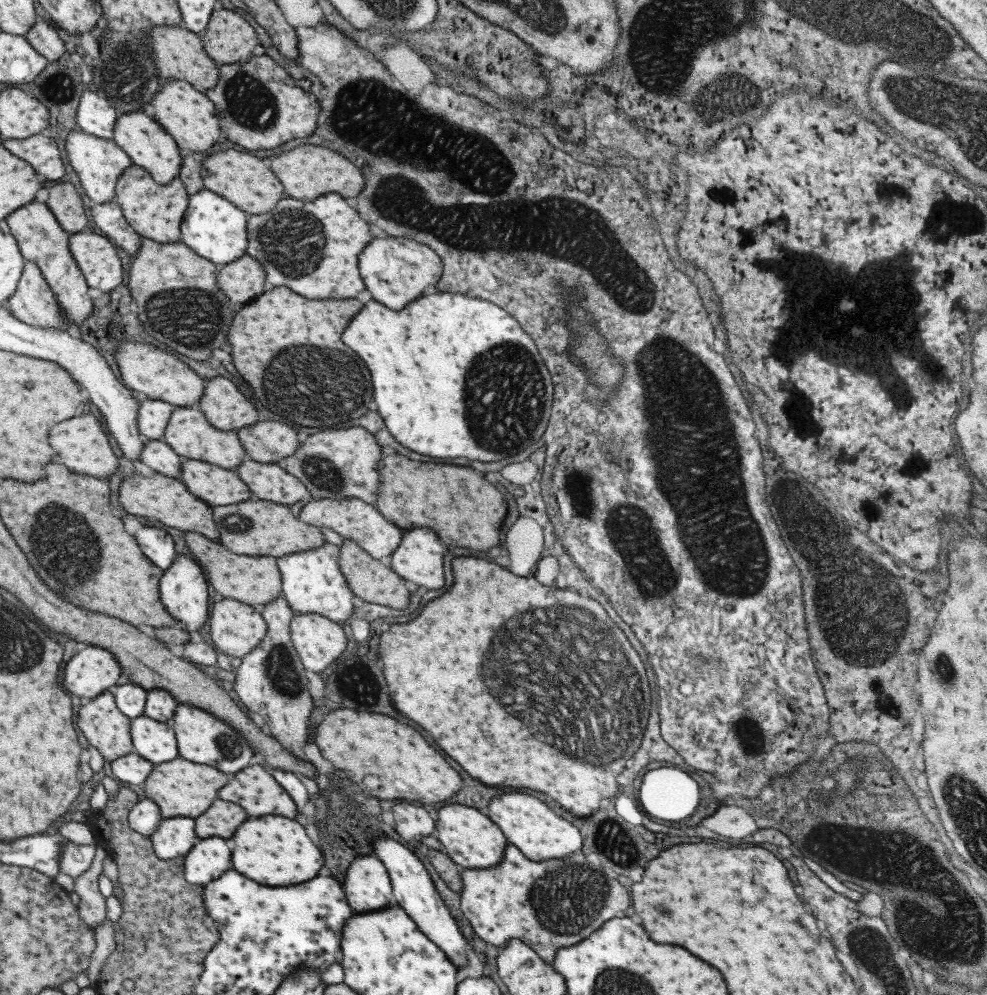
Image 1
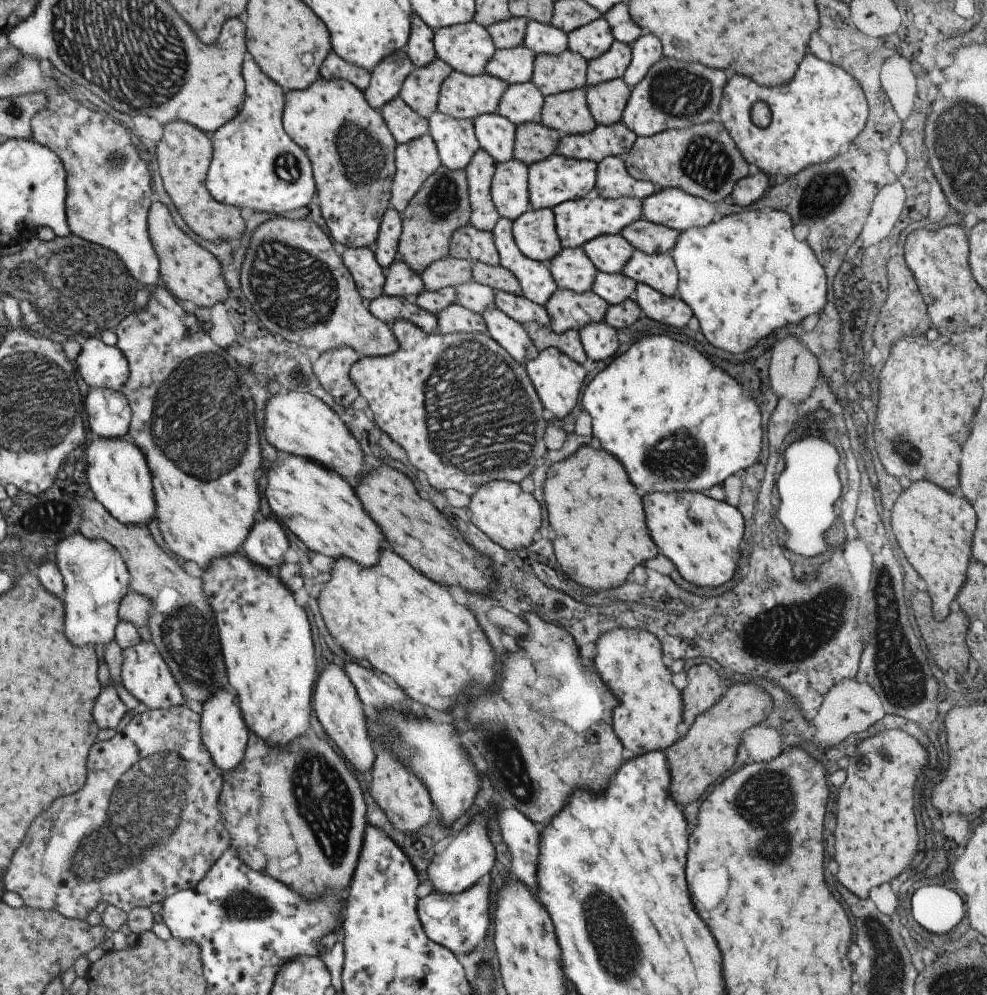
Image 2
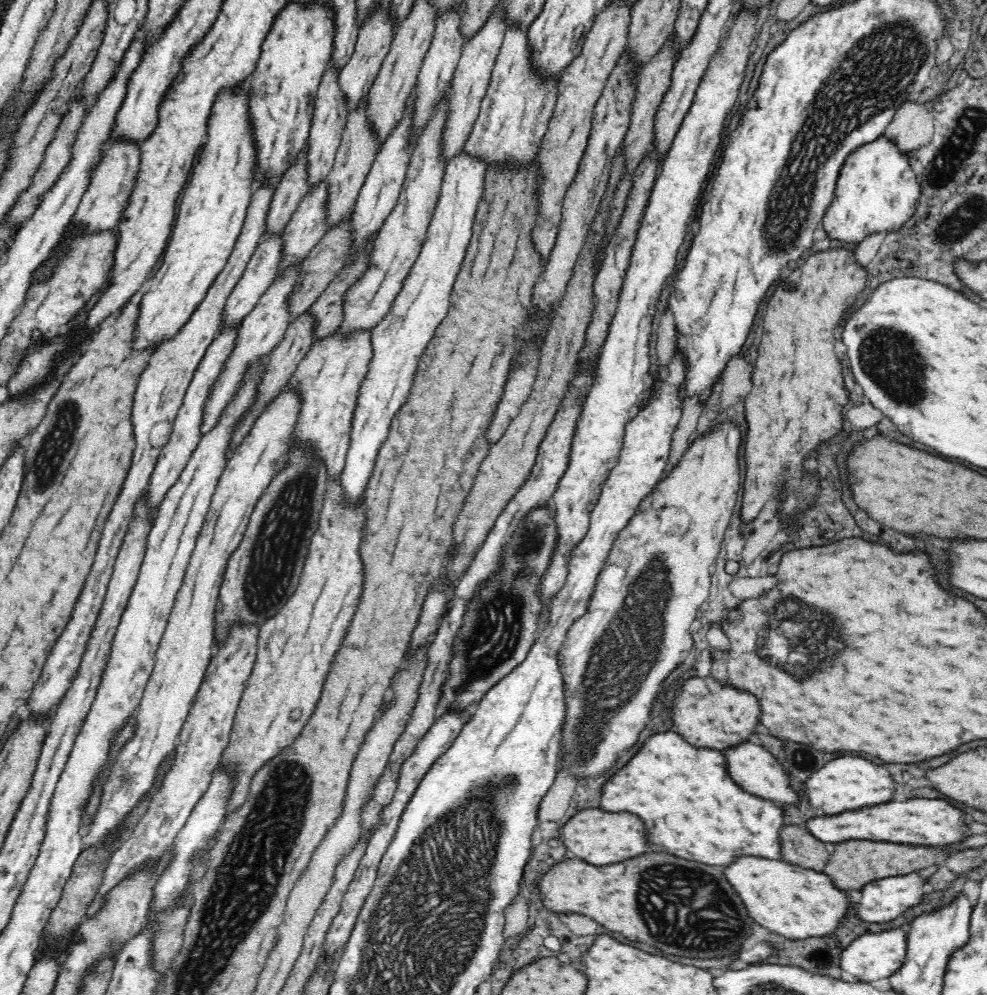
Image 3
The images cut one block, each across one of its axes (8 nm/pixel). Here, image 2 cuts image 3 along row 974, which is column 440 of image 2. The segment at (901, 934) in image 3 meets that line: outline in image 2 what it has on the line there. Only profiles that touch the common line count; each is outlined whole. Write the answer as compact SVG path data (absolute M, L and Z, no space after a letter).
M481 816L475 822L469 822L461 830L459 824L459 834L443 848L442 852L433 855L433 860L429 863L426 873L427 879L433 885L433 891L438 893L457 894L462 890L473 886L483 874L490 872L493 868L495 849L487 837L487 816Z

